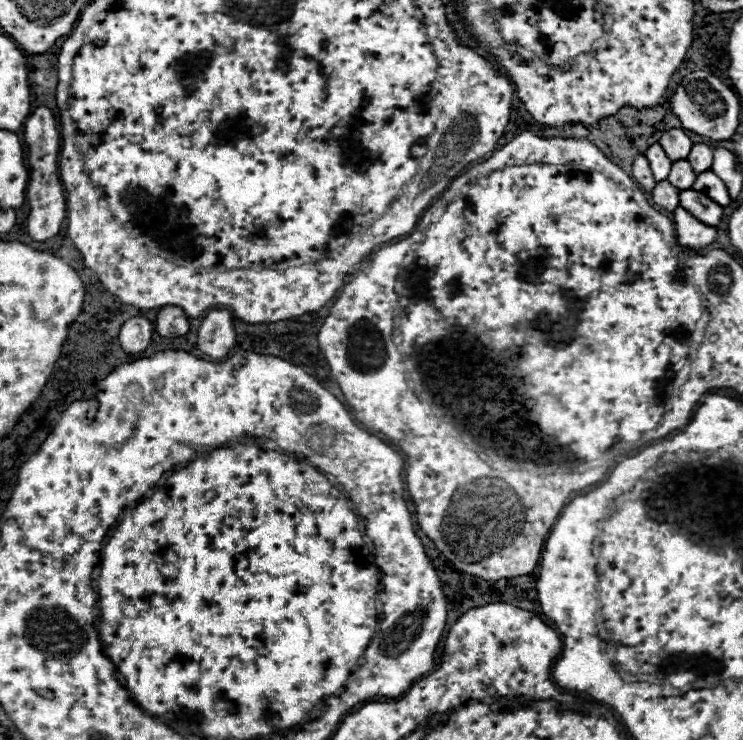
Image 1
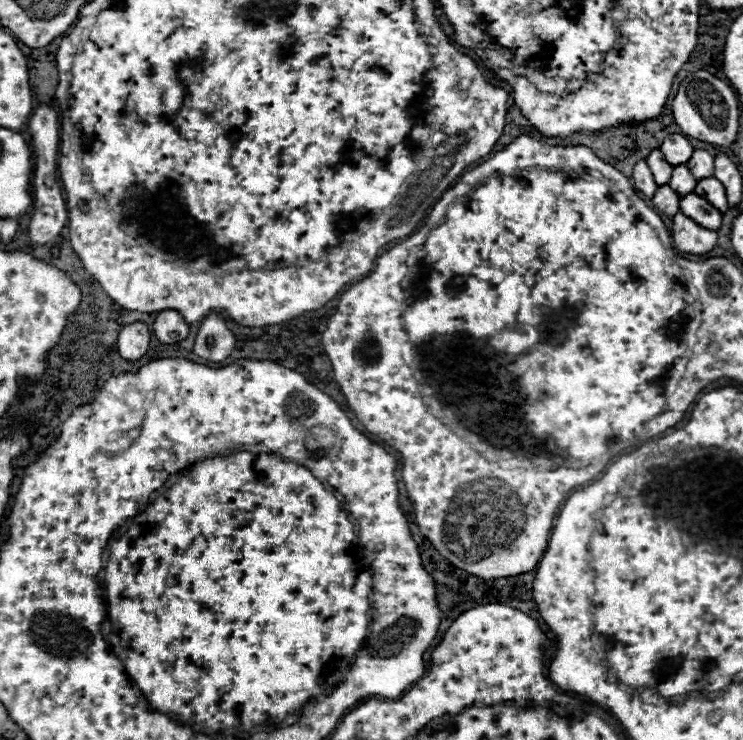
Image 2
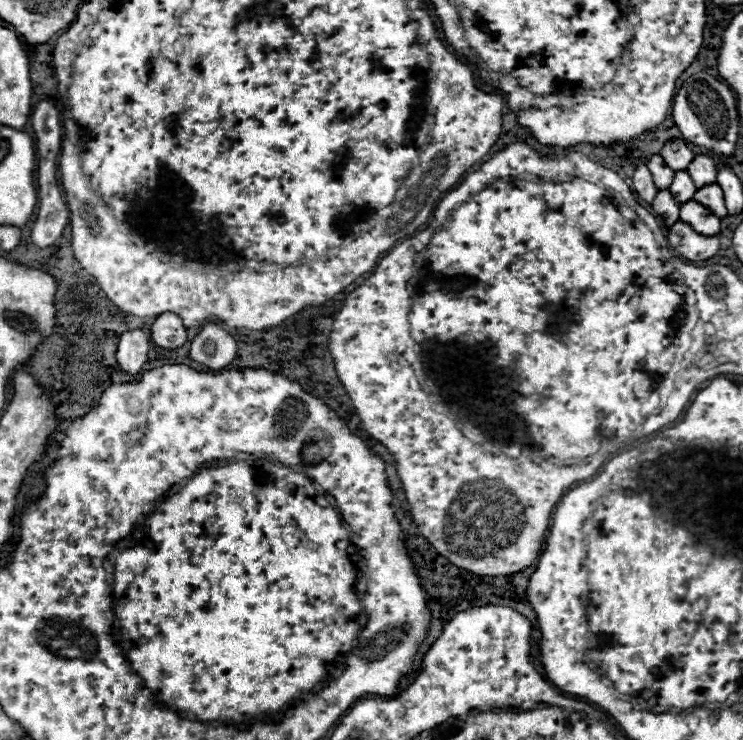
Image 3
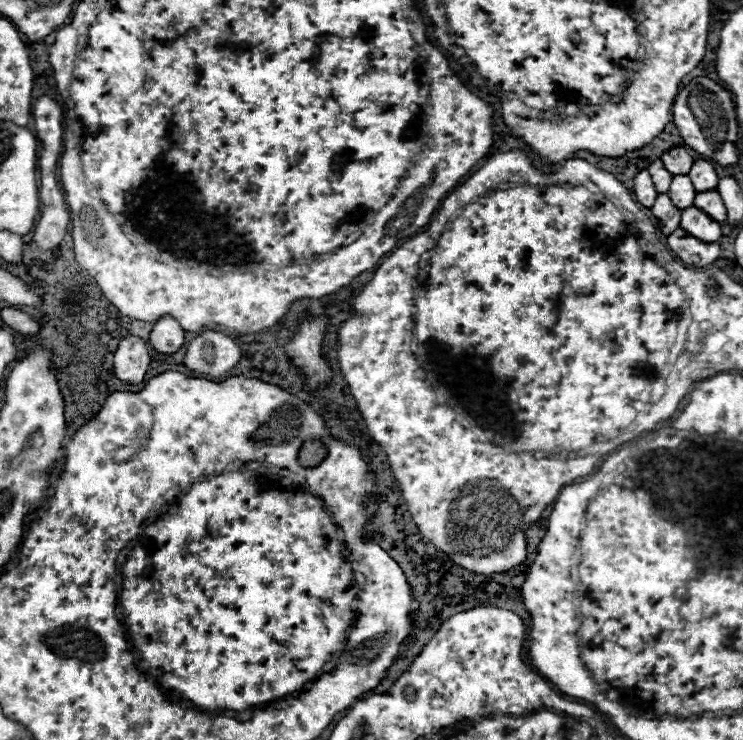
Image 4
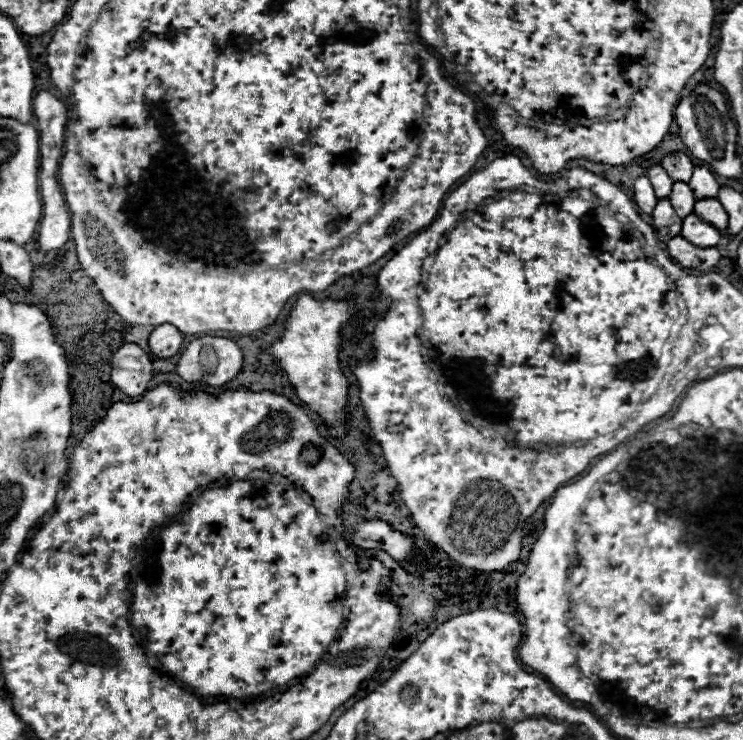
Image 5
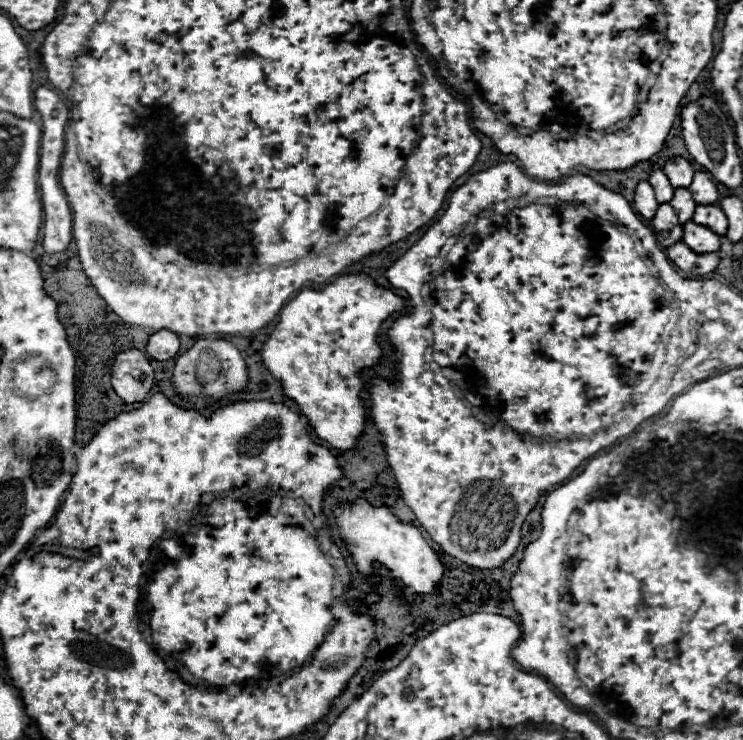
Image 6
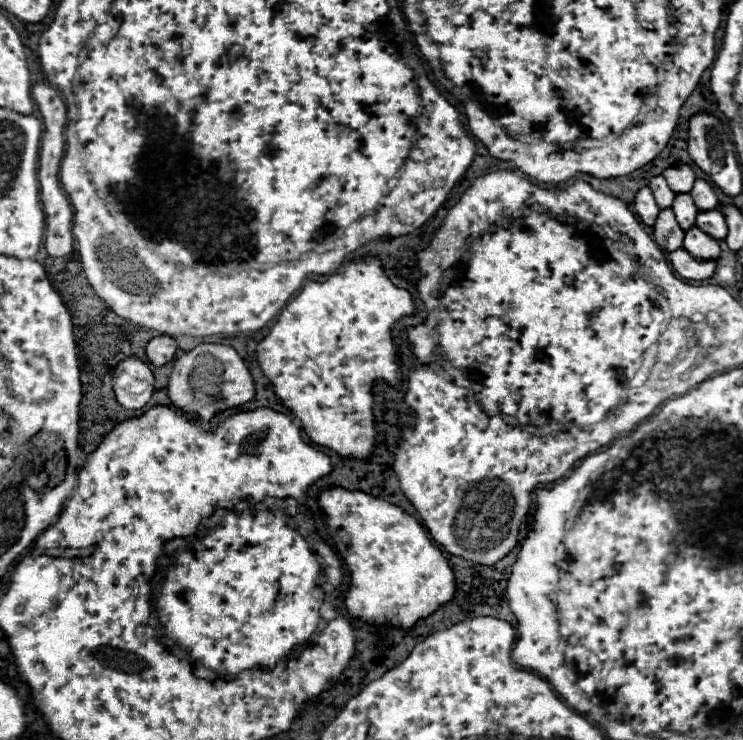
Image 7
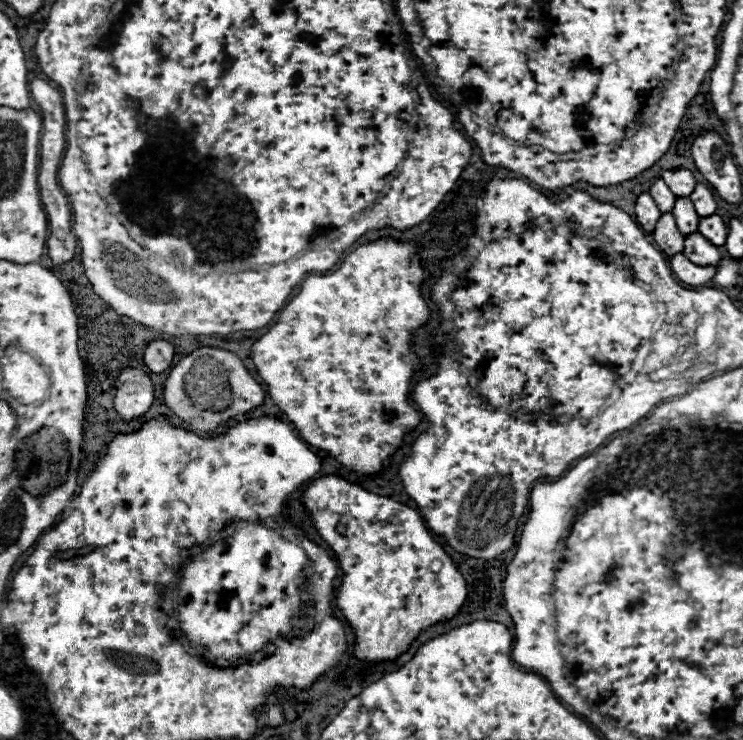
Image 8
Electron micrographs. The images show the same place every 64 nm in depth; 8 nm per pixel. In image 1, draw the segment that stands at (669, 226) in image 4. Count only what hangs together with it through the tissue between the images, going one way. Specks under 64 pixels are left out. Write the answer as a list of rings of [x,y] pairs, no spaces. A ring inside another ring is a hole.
[[[668,180],[666,182],[656,182],[654,190],[652,190],[652,200],[654,204],[658,204],[660,208],[666,210],[674,210],[678,206],[678,188],[672,186]]]

